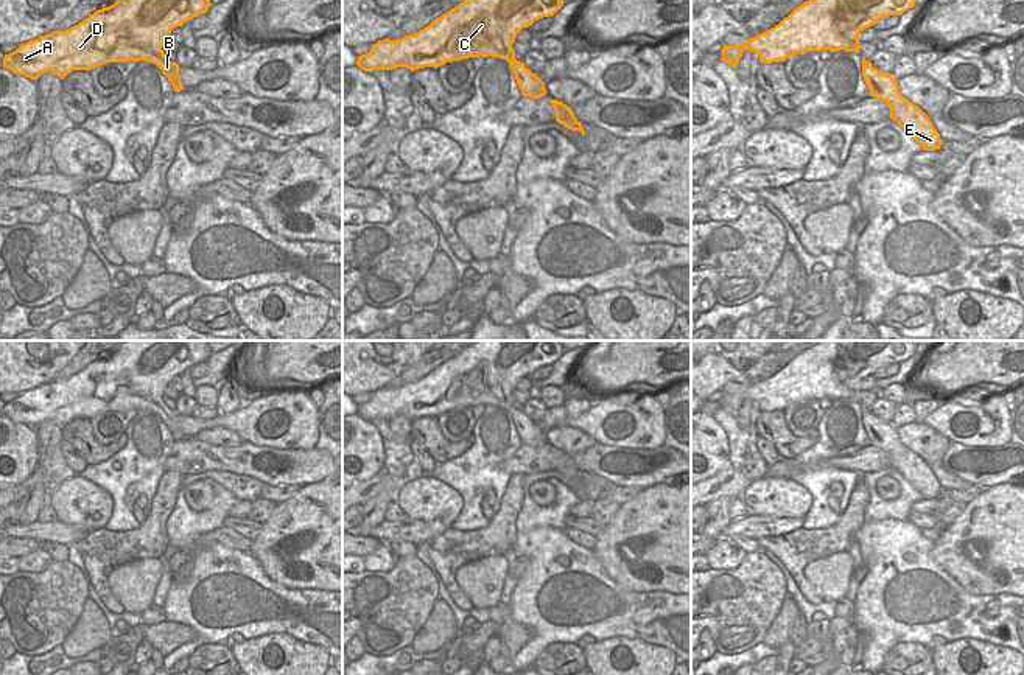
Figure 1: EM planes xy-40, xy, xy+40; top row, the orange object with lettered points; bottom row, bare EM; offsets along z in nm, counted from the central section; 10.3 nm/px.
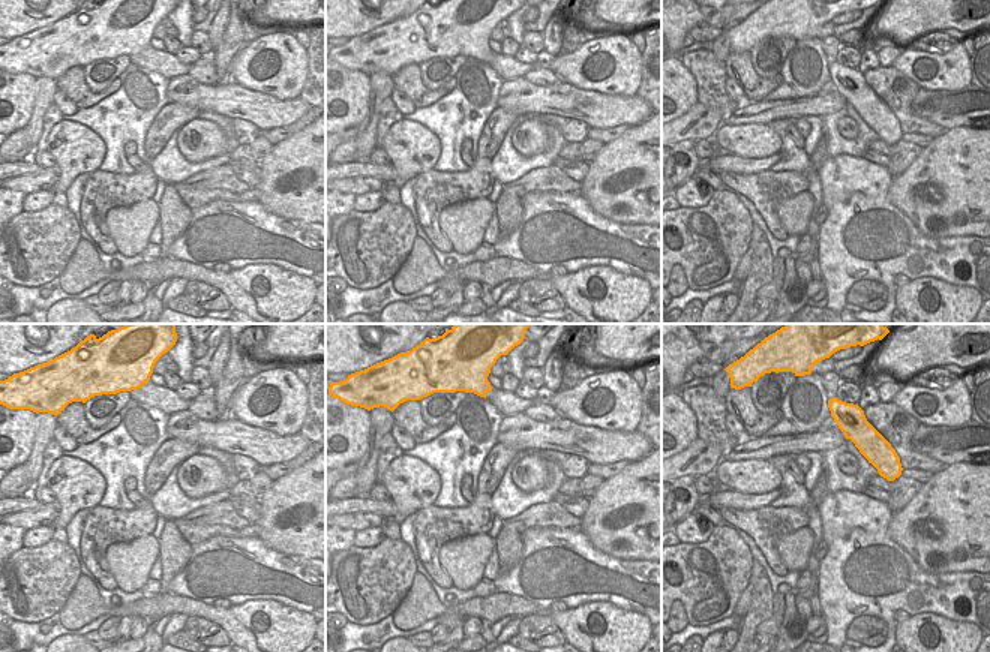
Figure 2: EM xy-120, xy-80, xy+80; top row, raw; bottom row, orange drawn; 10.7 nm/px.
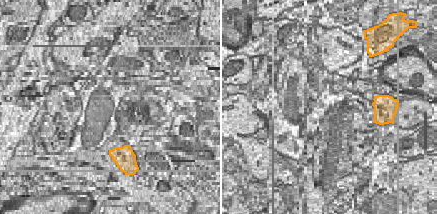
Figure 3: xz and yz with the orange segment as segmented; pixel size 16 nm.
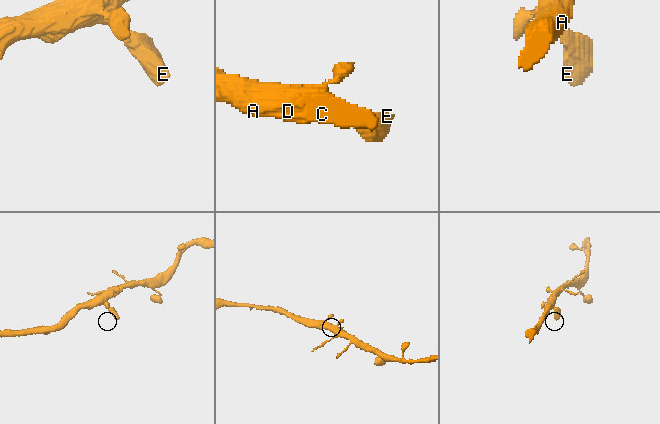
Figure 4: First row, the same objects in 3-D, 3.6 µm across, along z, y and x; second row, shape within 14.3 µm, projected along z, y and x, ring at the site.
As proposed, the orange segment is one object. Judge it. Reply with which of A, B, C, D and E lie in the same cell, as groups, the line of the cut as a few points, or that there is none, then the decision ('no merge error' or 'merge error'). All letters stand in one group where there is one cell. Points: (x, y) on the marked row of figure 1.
A B C D E | no cut | no merge error

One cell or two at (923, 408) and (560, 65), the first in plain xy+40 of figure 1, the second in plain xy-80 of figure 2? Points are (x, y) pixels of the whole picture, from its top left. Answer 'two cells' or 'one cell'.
two cells

